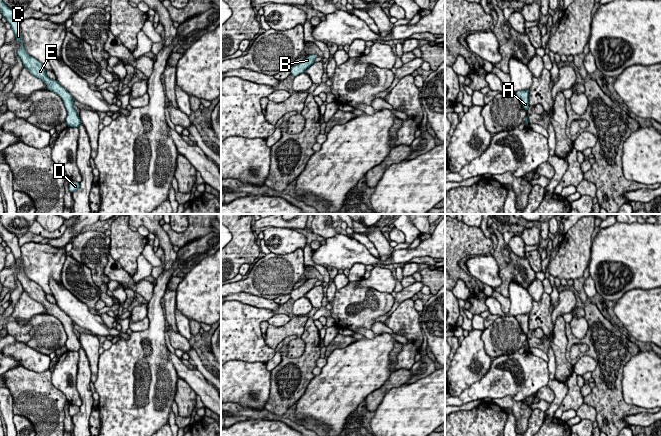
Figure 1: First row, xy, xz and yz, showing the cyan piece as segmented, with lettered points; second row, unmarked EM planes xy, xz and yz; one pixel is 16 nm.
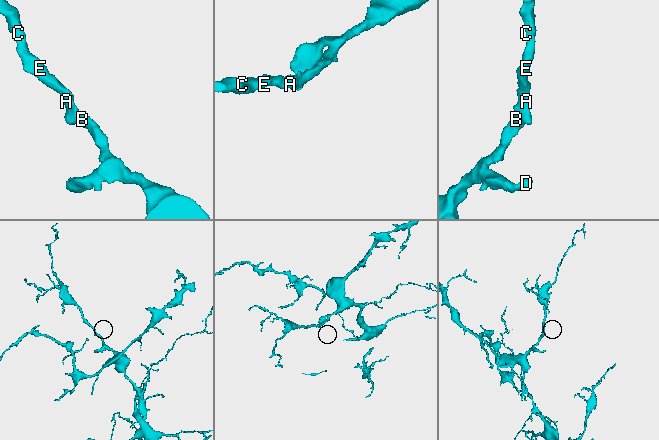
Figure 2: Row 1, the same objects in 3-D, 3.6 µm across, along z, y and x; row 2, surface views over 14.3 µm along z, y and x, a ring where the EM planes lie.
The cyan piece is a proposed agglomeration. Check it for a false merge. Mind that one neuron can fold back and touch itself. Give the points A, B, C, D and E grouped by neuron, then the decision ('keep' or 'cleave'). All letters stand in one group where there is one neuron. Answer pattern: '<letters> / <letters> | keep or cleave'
A B C D E | keep

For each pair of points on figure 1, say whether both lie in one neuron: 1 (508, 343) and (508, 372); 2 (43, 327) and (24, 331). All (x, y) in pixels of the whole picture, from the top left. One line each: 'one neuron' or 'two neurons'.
1: two neurons
2: two neurons

